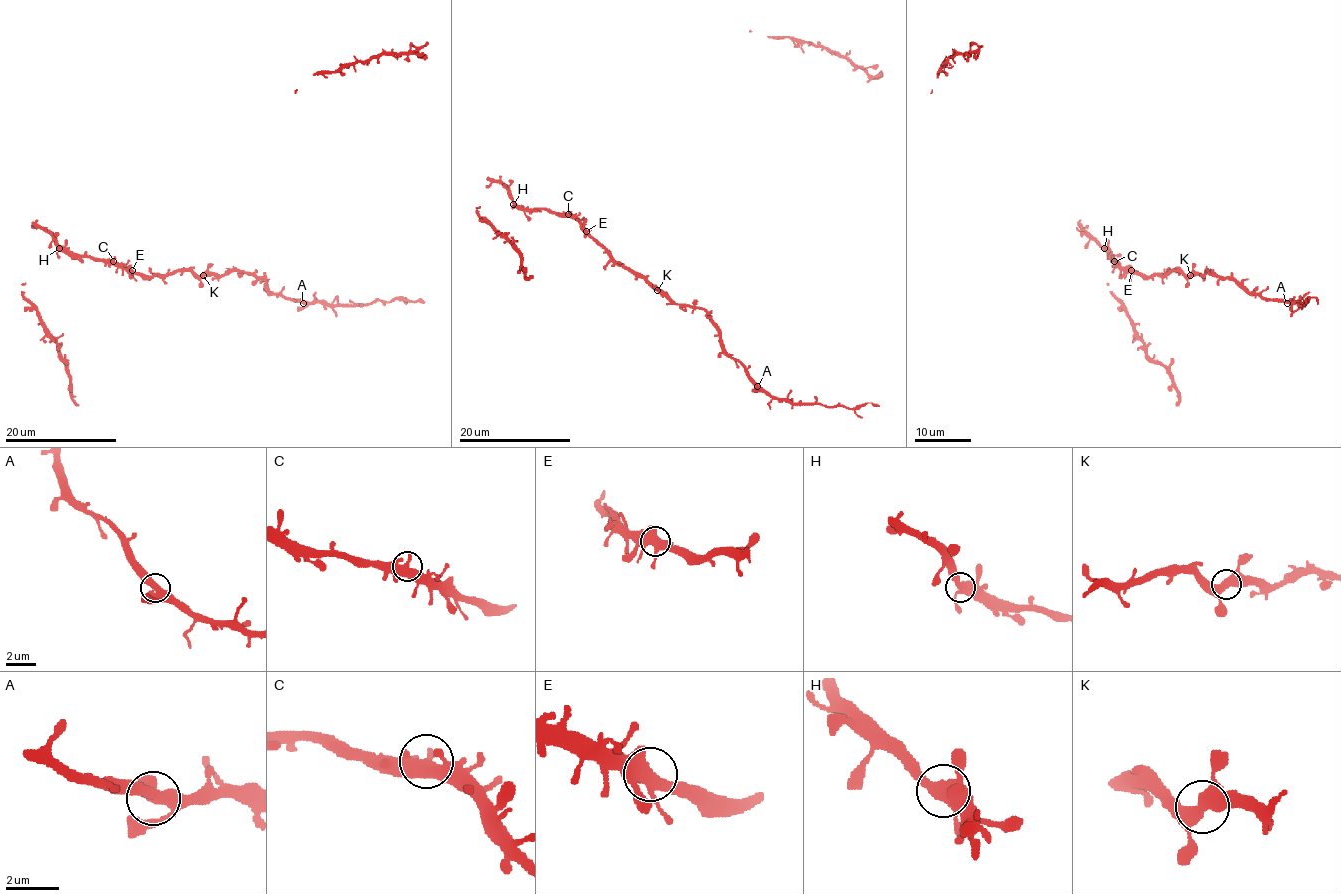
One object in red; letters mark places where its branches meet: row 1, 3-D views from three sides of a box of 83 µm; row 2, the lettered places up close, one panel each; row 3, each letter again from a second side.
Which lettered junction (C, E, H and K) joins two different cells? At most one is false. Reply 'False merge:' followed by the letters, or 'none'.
False merge: none

